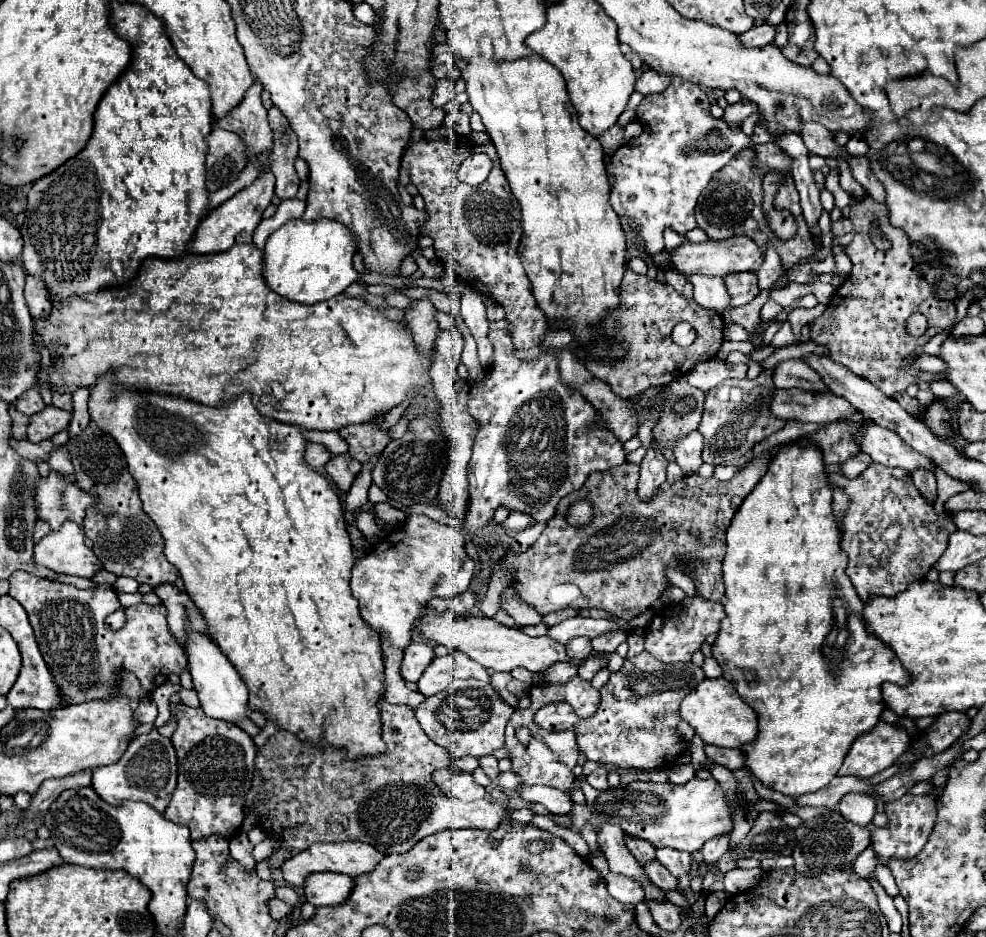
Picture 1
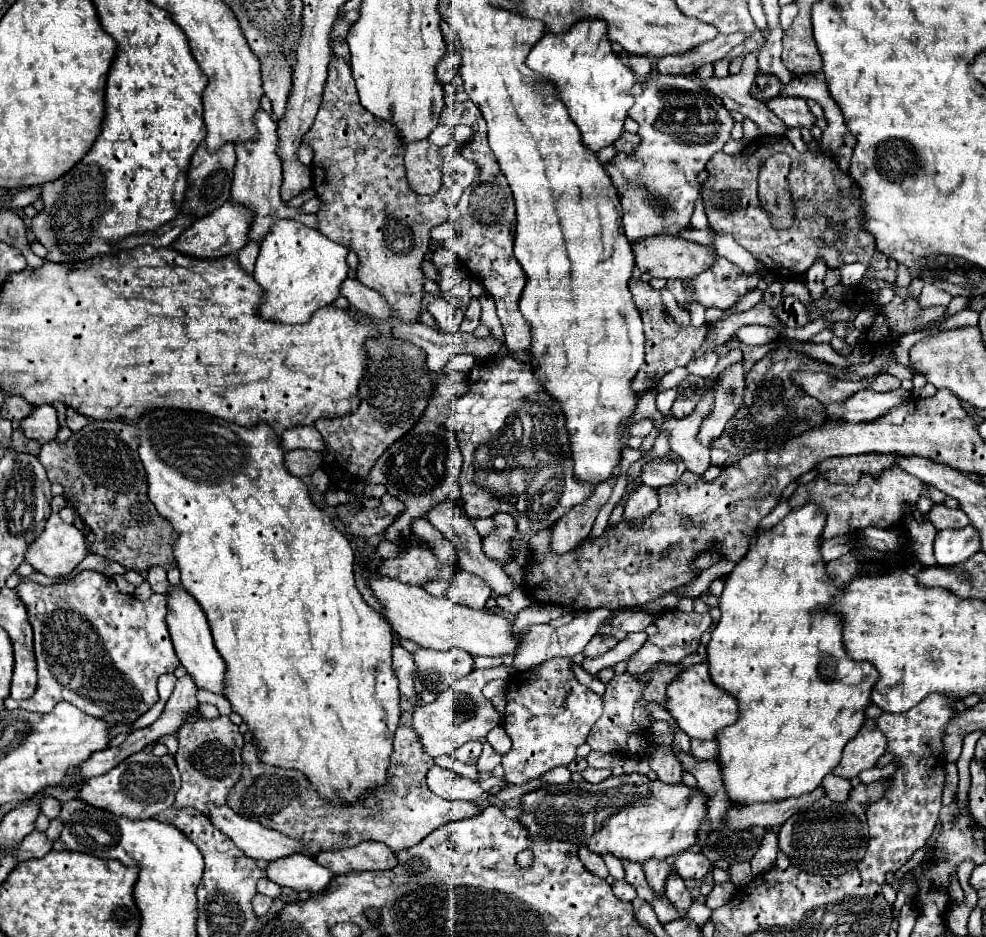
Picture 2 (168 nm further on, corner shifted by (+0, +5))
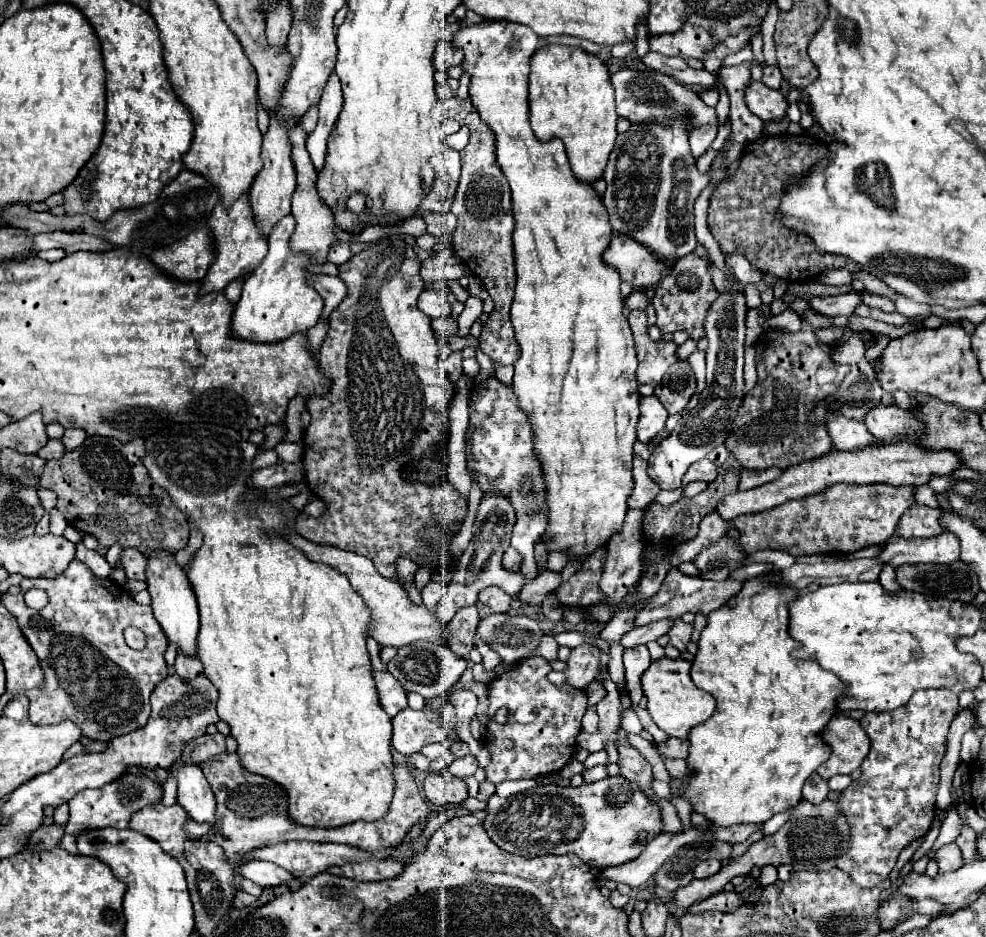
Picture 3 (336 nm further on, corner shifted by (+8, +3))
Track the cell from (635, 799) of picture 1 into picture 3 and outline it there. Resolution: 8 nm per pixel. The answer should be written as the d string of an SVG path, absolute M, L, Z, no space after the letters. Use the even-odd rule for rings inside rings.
M605 777L595 783L583 783L581 787L555 787L537 785L529 791L515 793L511 797L499 797L497 793L487 799L487 817L483 827L489 839L499 845L503 851L523 857L541 857L541 855L565 855L575 853L591 869L603 869L609 865L623 865L631 861L645 849L645 845L661 833L661 813L655 805L649 803L645 793L637 789L637 783L629 783L625 777Z

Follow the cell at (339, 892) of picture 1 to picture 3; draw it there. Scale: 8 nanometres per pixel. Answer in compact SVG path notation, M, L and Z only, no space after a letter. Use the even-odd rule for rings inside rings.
M249 861L235 869L239 871L241 877L245 877L261 887L275 887L281 883L289 883L293 879L293 875L289 871L285 871L283 867L273 865L269 861Z

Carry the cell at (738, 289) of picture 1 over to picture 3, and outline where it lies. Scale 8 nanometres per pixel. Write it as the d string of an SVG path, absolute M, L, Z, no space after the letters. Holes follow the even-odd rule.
M695 253L685 255L677 259L669 271L667 277L663 277L655 285L655 299L653 307L657 311L657 327L661 333L675 333L675 331L687 331L691 339L699 341L703 339L701 327L705 321L705 313L709 311L709 305L717 299L717 289L711 283L709 273L709 261L703 257L697 257Z

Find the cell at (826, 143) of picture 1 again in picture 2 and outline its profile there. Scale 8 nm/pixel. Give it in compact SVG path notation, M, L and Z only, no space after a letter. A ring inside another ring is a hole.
M775 97L767 101L767 107L785 121L787 127L795 129L813 129L815 127L815 115L809 111L805 99L799 97Z

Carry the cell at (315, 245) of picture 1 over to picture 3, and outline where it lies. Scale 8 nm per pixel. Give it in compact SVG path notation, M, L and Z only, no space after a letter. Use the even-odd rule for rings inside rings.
M291 215L283 217L275 225L269 237L269 253L263 259L263 263L245 281L241 299L235 305L233 337L273 343L273 341L285 341L295 333L305 333L317 323L323 311L323 299L315 289L307 287L305 283L307 271L303 265L311 263L309 257L297 255L289 249L289 237L293 229L295 229L295 219Z

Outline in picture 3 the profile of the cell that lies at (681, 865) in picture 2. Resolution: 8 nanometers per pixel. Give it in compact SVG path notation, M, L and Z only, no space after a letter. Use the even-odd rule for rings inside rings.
M715 859L703 861L703 863L699 863L699 865L695 867L695 879L711 877L711 875L715 875L719 869L721 869L721 861L715 861Z

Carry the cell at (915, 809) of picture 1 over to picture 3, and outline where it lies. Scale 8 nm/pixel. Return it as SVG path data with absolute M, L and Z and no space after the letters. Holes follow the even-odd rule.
M921 689L921 693L913 693L913 697L909 699L909 705L903 705L901 709L893 709L890 713L888 711L866 712L865 715L861 717L861 727L865 729L867 737L871 739L871 751L869 751L869 755L865 757L865 761L863 761L863 765L861 765L861 777L859 777L859 781L853 781L847 789L843 789L841 795L839 795L839 799L837 799L837 807L839 807L839 811L847 817L849 829L851 829L849 851L847 851L845 855L837 857L837 867L843 869L845 873L849 873L849 877L851 877L857 885L861 885L861 887L875 887L875 885L879 885L881 881L885 881L885 879L889 877L891 869L895 867L899 853L901 853L909 843L925 837L927 831L931 829L931 823L933 823L933 819L935 819L935 795L937 795L937 787L939 787L939 763L941 763L941 759L943 759L943 755L945 755L945 737L947 737L949 725L951 725L953 717L957 715L957 711L959 711L957 695L951 693L949 689L925 689L925 691Z

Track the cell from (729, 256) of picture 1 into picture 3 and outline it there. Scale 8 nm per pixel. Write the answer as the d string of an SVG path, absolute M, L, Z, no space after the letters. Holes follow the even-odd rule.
M615 235L611 239L609 249L603 253L603 261L617 269L621 281L627 281L633 289L657 285L657 281L661 281L661 277L671 269L671 263L659 261L641 243L623 235Z

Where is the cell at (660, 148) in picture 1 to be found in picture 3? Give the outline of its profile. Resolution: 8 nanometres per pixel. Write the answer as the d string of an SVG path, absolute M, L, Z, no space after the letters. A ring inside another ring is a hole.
M617 69L611 73L611 85L615 89L617 101L617 115L627 117L631 123L639 121L667 121L671 117L685 117L689 119L691 127L717 123L717 113L713 107L701 103L697 93L677 83L673 77L657 73L657 71L635 71L635 69Z

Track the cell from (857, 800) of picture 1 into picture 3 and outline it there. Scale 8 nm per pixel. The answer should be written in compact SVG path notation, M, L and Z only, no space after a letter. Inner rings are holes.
M813 773L807 781L805 781L805 787L803 787L803 799L813 803L813 805L819 805L821 801L827 799L827 793L829 793L829 787L827 787L827 781L821 779L817 773Z

